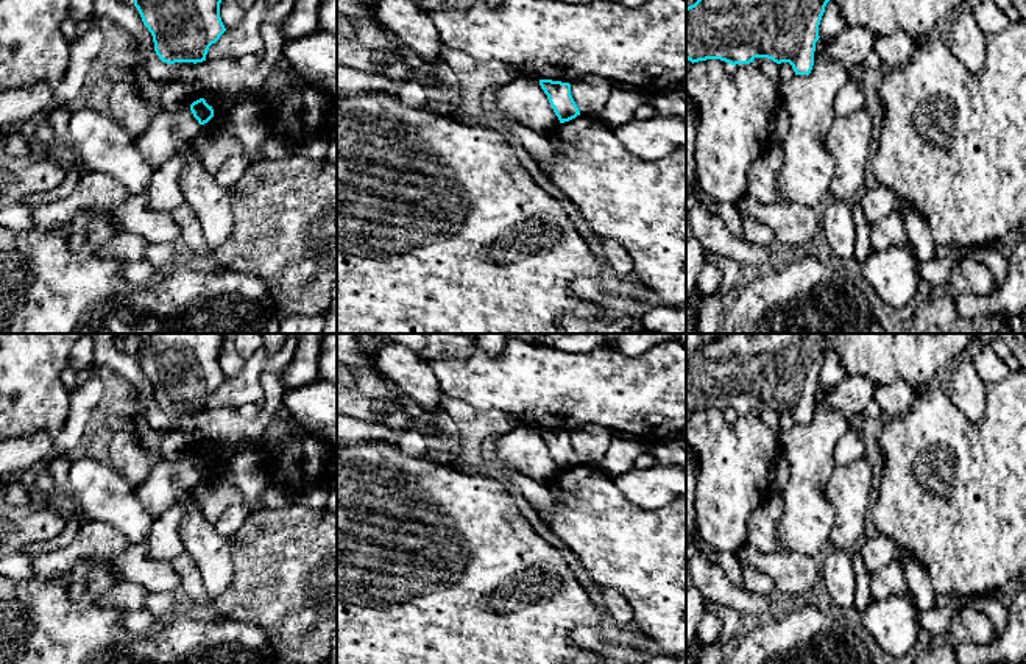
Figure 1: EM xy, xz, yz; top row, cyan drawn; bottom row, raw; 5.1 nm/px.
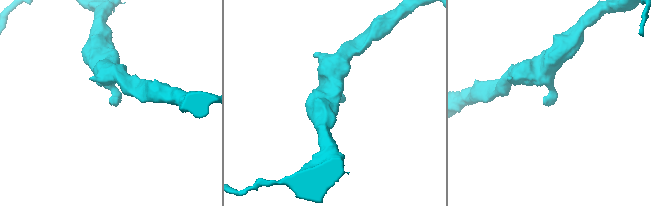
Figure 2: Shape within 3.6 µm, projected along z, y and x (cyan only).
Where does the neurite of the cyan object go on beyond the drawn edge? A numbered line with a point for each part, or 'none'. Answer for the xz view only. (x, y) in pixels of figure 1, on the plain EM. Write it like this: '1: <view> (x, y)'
none

